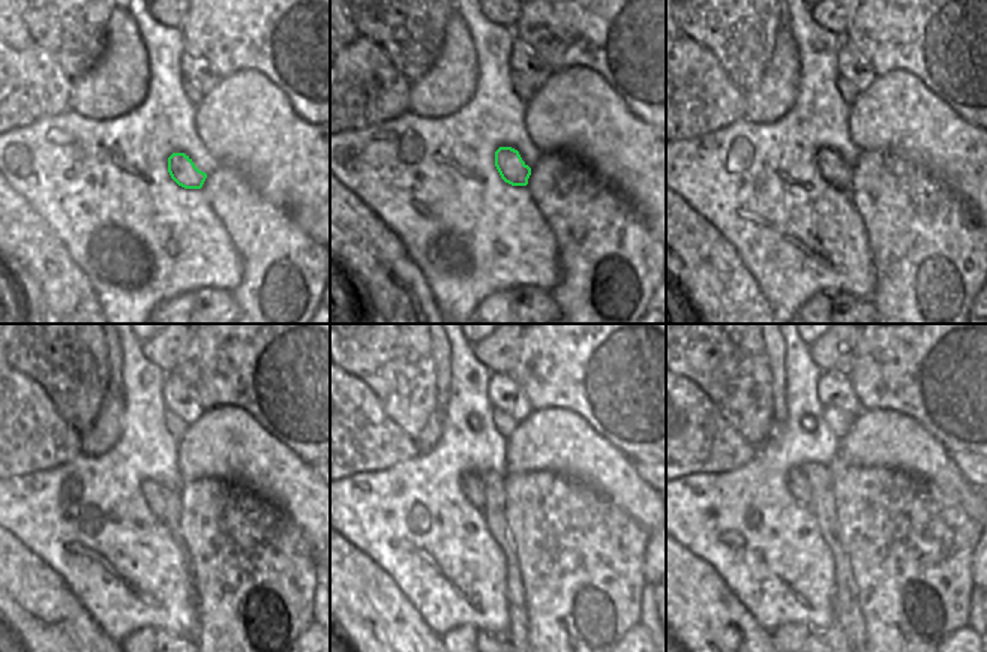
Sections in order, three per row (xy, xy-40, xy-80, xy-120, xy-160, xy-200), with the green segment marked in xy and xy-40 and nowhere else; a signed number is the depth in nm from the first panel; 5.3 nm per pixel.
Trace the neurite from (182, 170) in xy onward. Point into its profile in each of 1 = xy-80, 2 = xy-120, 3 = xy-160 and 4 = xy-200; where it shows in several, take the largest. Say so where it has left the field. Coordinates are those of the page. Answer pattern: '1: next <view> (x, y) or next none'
1: next xy-80 (834, 170)
2: next xy-120 (153, 493)
3: next xy-160 (471, 486)
4: next xy-200 (797, 483)

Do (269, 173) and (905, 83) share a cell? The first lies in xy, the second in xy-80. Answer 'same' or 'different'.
same

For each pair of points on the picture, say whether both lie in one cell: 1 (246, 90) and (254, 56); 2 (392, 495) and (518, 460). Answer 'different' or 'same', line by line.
1: different
2: different

